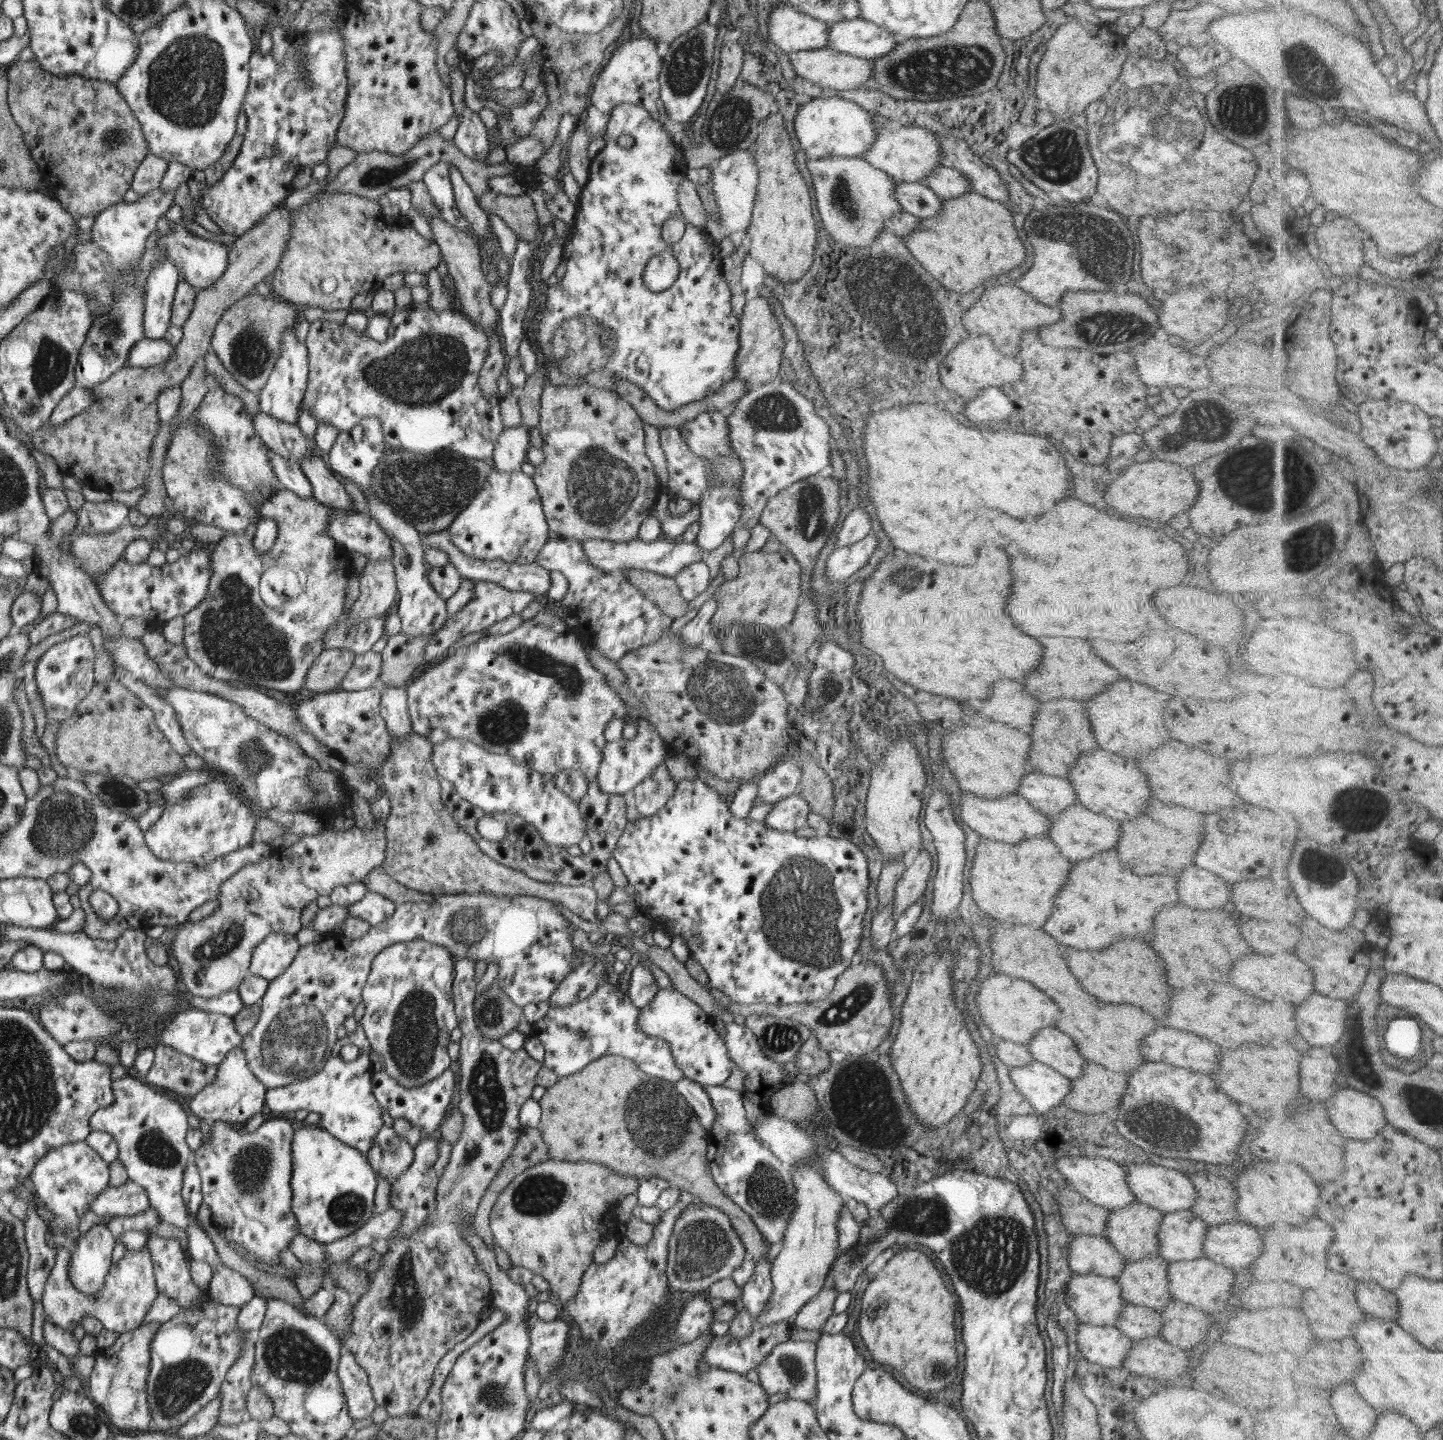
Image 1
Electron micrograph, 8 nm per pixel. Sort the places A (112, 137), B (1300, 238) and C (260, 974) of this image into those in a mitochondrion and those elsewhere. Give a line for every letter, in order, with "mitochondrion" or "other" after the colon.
A: mitochondrion
B: other
C: other

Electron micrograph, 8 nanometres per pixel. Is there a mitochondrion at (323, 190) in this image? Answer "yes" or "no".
no

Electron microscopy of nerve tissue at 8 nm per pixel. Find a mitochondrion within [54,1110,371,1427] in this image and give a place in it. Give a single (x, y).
(290, 1354)

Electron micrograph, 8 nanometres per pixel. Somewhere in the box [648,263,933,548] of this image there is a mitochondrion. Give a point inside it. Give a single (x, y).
(771, 413)

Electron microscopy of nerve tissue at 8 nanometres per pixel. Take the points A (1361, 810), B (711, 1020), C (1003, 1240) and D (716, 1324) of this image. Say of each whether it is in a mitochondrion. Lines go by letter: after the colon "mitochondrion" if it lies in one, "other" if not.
A: mitochondrion
B: other
C: mitochondrion
D: other

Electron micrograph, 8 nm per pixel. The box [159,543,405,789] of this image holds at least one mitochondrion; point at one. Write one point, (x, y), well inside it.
(232, 635)

